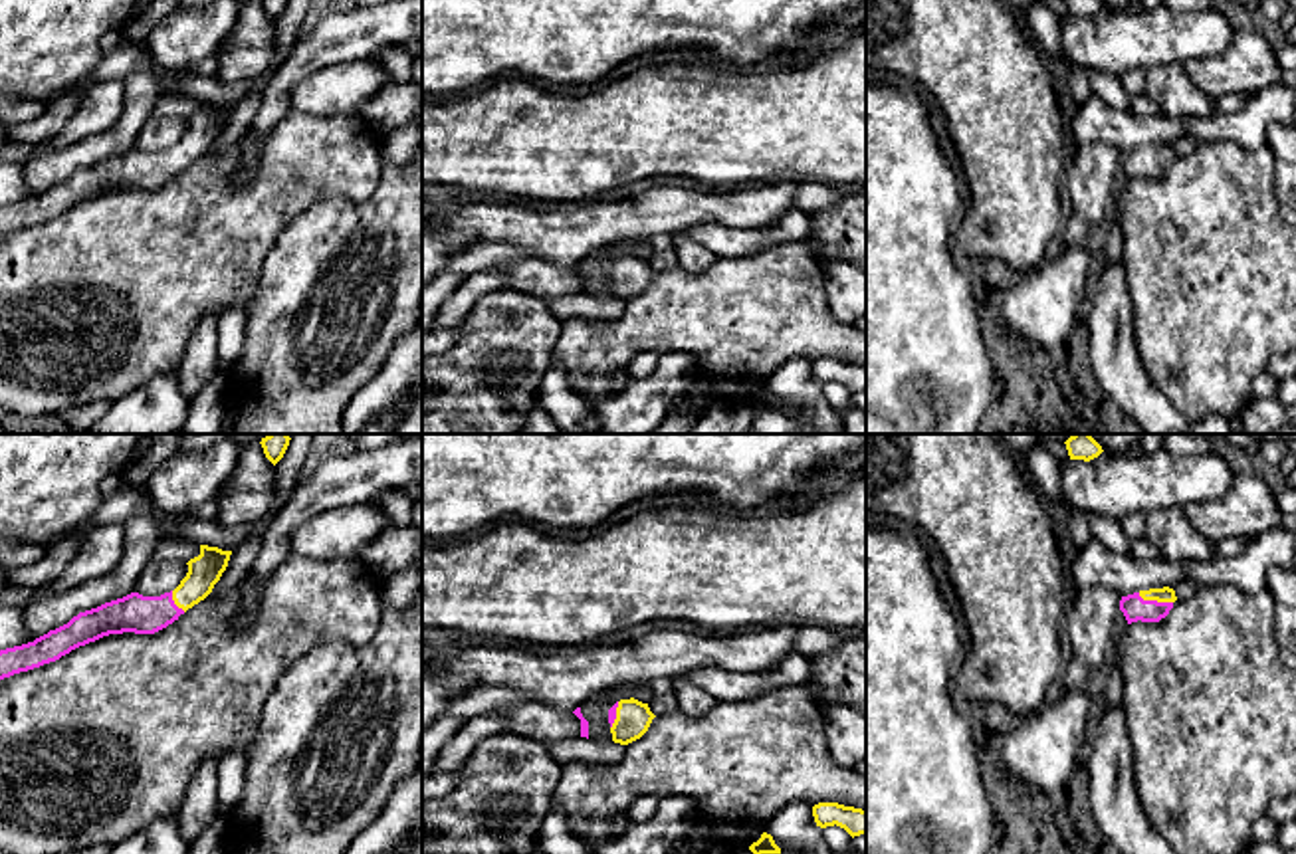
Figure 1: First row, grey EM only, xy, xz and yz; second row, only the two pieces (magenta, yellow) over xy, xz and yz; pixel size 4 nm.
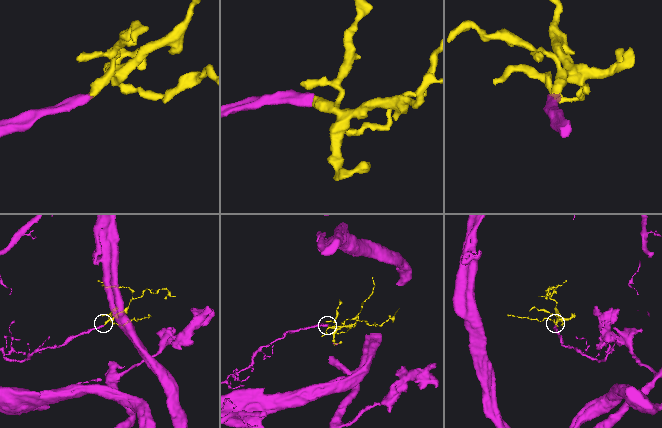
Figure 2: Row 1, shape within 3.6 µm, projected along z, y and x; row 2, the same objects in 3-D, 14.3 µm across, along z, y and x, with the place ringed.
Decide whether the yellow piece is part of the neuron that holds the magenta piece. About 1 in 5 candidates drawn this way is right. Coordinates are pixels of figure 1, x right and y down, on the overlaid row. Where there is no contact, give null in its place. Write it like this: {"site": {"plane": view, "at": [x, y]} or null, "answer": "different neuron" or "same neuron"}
{"site": {"plane": "yz", "at": [1156, 601]}, "answer": "same neuron"}

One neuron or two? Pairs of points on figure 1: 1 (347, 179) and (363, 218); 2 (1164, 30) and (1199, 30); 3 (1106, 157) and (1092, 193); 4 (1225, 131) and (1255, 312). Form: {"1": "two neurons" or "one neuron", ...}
{"1": "two neurons", "2": "one neuron", "3": "one neuron", "4": "two neurons"}

